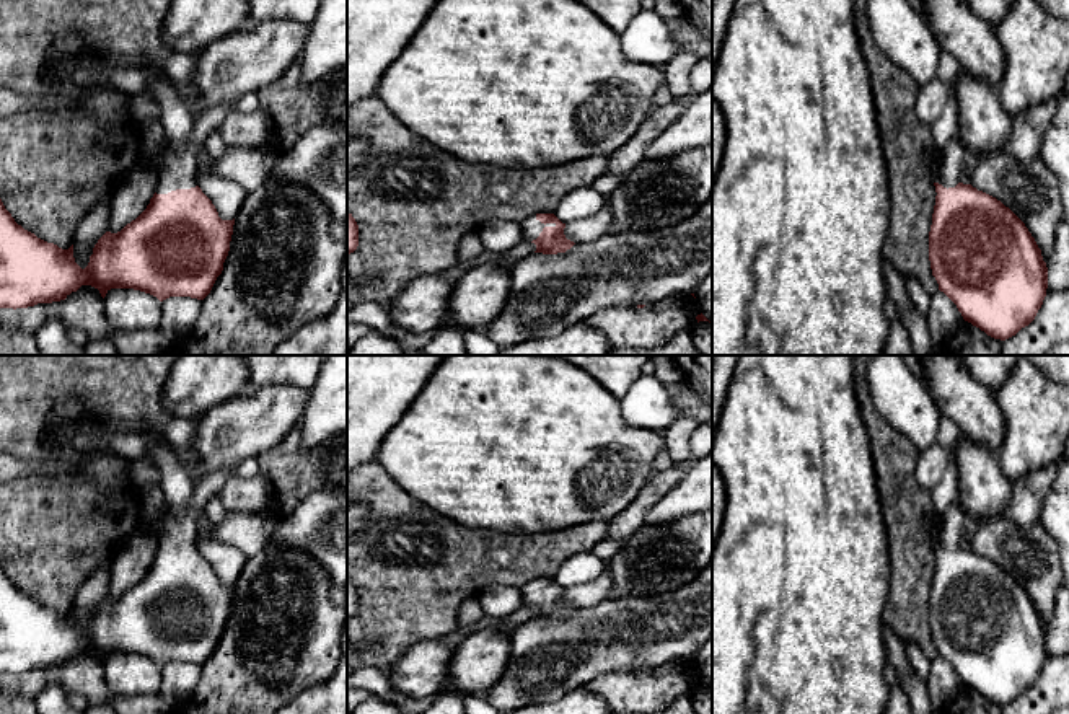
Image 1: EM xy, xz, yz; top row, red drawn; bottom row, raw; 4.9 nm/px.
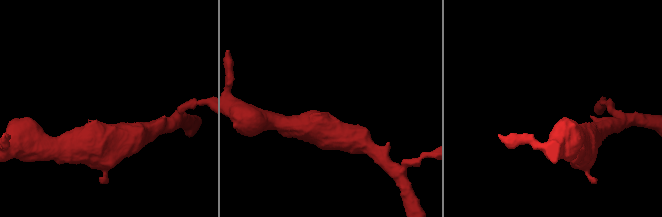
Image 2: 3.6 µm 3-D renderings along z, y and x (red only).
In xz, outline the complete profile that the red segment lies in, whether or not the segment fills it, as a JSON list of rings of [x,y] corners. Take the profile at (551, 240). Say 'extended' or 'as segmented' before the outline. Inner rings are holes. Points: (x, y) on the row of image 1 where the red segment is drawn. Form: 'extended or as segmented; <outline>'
extended; [[[536,214],[520,222],[523,240],[536,245],[534,253],[565,253],[575,243],[564,235],[565,223],[554,214]]]

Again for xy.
extended; [[[223,104],[199,114],[191,139],[171,145],[158,161],[155,194],[147,209],[121,231],[106,231],[81,269],[73,258],[73,245],[62,249],[37,238],[15,222],[0,199],[0,308],[28,308],[65,300],[81,285],[91,285],[104,298],[111,289],[134,289],[156,297],[191,297],[204,300],[230,251],[233,220],[222,220],[212,201],[197,186],[197,150],[235,109]]]

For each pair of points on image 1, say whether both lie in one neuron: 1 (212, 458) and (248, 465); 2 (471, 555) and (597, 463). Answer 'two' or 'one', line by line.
1: two
2: two

